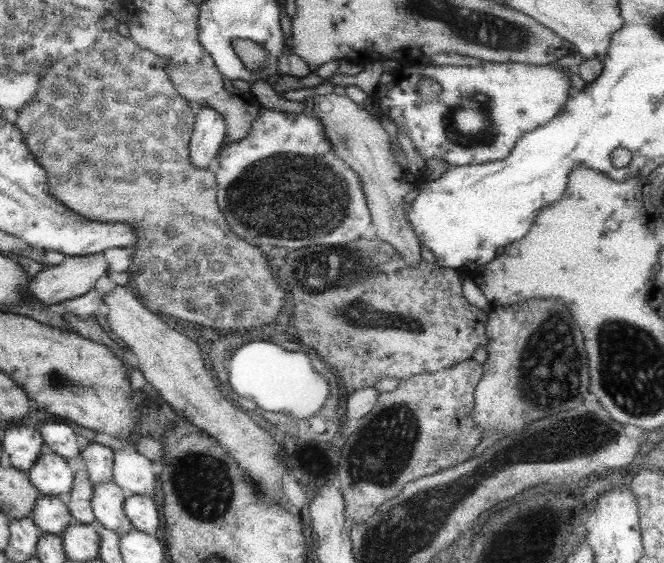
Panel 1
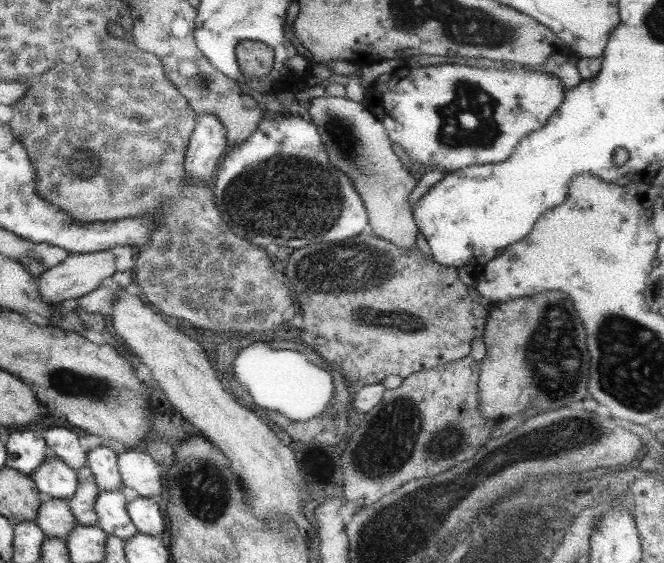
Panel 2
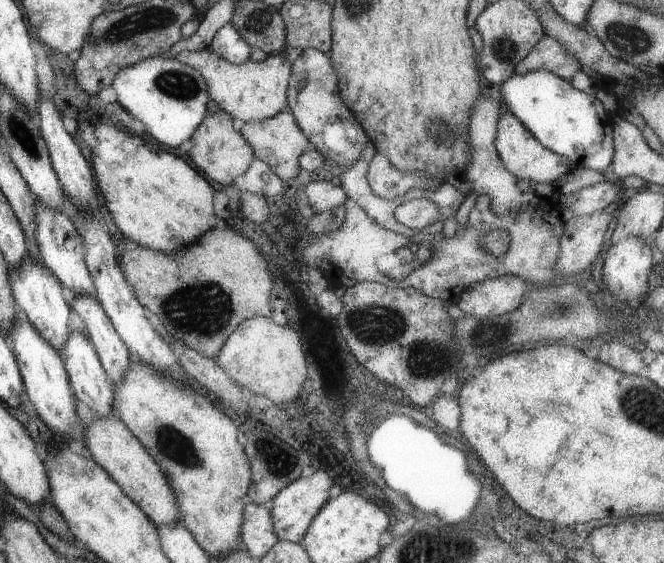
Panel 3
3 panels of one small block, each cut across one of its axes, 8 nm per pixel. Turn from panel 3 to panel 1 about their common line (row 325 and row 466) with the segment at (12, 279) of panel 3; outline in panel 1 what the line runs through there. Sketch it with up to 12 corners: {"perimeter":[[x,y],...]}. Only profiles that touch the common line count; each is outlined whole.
{"perimeter":[[47,445],[25,474],[41,495],[66,498],[74,470]]}

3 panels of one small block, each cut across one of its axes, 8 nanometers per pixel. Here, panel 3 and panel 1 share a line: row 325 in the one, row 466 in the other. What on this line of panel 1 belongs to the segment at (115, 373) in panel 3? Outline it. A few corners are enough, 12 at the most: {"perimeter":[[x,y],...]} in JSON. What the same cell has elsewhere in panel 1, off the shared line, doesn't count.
{"perimeter":[[89,442],[79,451],[91,485],[112,481],[113,451]]}

